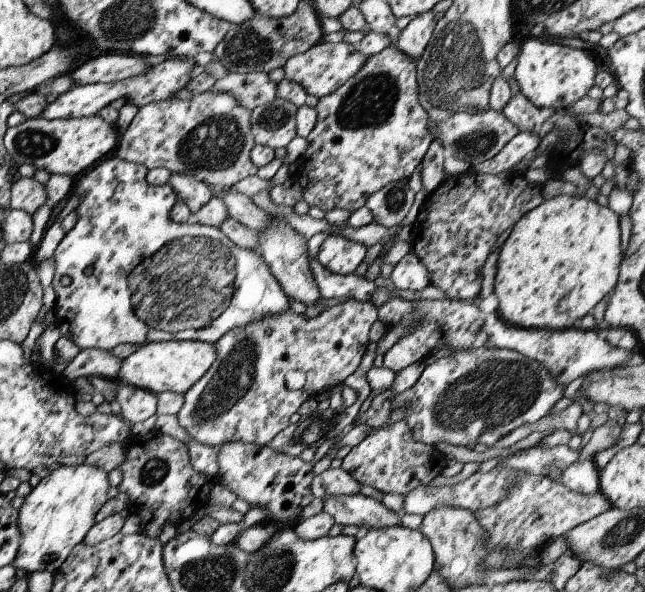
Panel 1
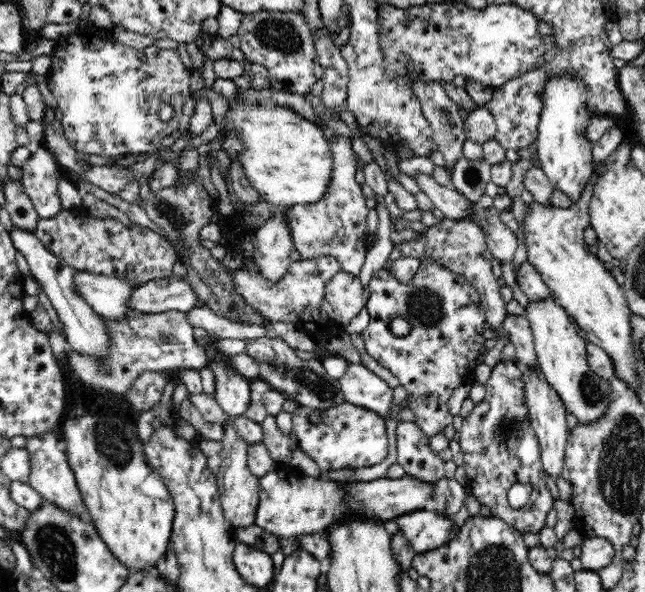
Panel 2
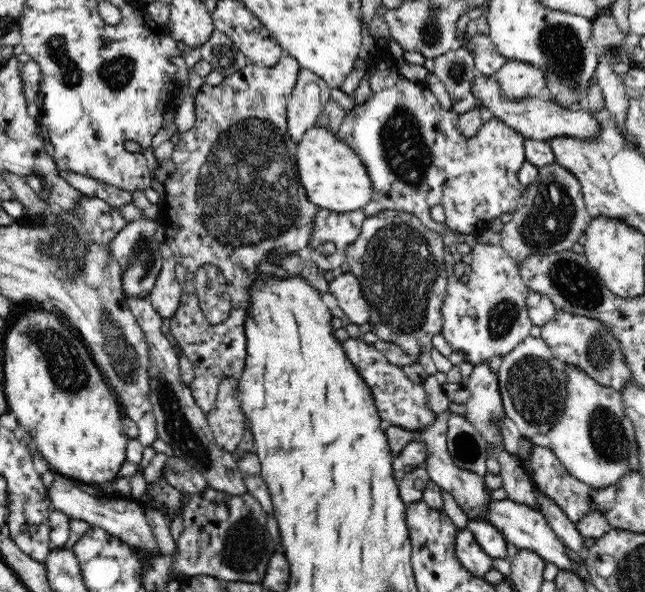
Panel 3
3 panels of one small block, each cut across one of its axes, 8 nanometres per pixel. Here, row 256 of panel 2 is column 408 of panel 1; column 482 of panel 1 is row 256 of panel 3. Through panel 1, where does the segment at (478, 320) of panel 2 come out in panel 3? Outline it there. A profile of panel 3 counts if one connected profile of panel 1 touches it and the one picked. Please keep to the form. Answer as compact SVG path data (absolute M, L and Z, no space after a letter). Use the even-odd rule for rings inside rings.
M383 210L367 216L360 230L360 256L354 256L350 272L359 280L363 295L373 312L368 328L381 340L394 342L404 352L417 356L420 348L432 350L432 336L440 335L440 306L446 296L448 271L444 265L444 250L447 242L441 234L429 230L415 214L404 211ZM436 282L436 298L428 298L428 289Z

